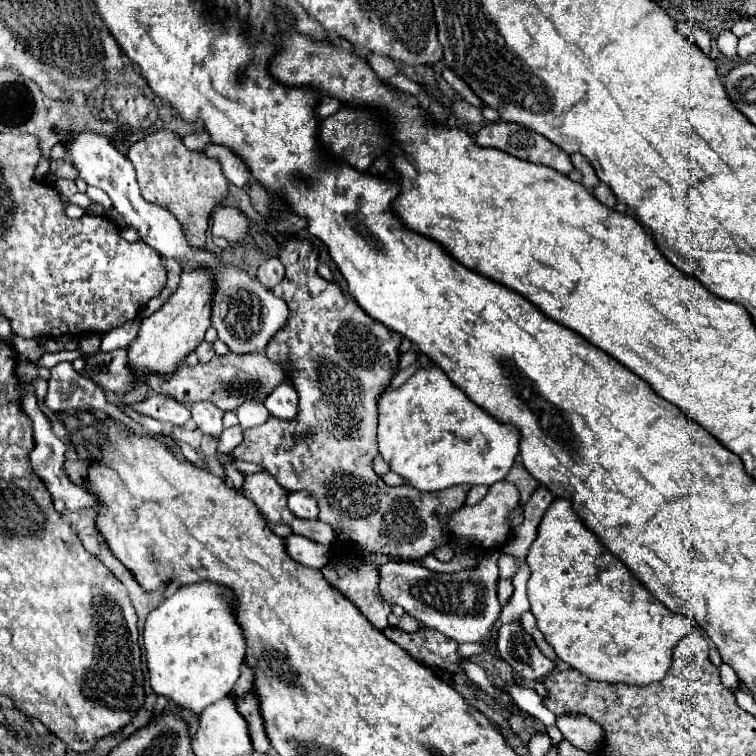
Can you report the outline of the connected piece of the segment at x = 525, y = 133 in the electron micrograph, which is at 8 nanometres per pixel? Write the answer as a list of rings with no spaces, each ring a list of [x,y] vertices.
[[[489,123],[477,131],[477,145],[505,151],[517,159],[547,165],[563,175],[573,171],[569,155],[539,133],[517,123]]]

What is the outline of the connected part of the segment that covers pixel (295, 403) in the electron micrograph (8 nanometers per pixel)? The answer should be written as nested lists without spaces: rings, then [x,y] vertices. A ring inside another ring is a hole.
[[[283,383],[265,399],[265,407],[271,415],[285,421],[293,421],[299,413],[299,395],[295,393],[293,385]]]

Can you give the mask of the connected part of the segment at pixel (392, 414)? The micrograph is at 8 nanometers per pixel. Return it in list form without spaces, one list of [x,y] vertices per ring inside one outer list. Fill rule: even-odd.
[[[417,369],[415,375],[399,389],[385,391],[379,401],[377,445],[379,455],[389,463],[391,471],[401,475],[407,485],[431,493],[453,485],[493,485],[503,481],[519,453],[519,433],[511,425],[495,421],[487,411],[469,401],[455,383],[439,369]]]

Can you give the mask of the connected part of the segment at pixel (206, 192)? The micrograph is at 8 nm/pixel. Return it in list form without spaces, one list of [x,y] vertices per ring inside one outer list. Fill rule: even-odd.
[[[161,129],[155,131],[151,135],[147,135],[143,141],[131,145],[131,149],[127,151],[129,161],[133,163],[135,171],[137,171],[137,181],[141,187],[141,195],[147,201],[155,201],[159,205],[165,205],[167,209],[173,211],[173,215],[179,219],[179,223],[183,225],[183,233],[187,237],[187,241],[195,247],[205,247],[205,233],[209,227],[209,217],[213,213],[213,209],[217,205],[221,205],[229,193],[229,183],[221,171],[221,165],[217,159],[209,159],[199,151],[189,151],[183,143],[181,137],[169,129]]]

